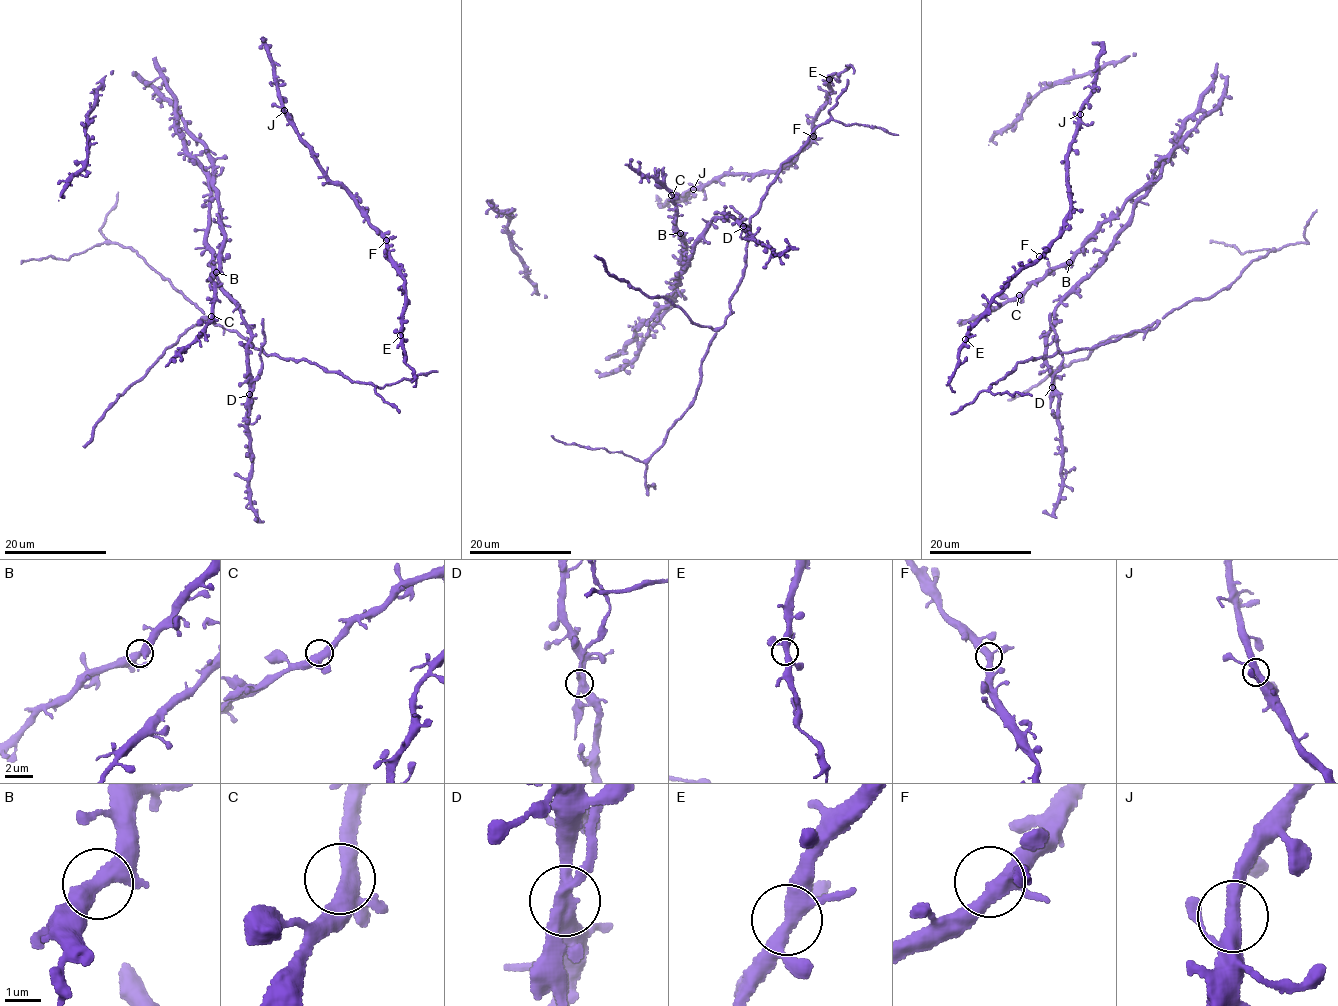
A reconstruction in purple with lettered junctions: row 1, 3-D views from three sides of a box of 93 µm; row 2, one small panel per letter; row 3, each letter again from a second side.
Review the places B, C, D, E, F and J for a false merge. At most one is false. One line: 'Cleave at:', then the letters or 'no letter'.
Cleave at: D

